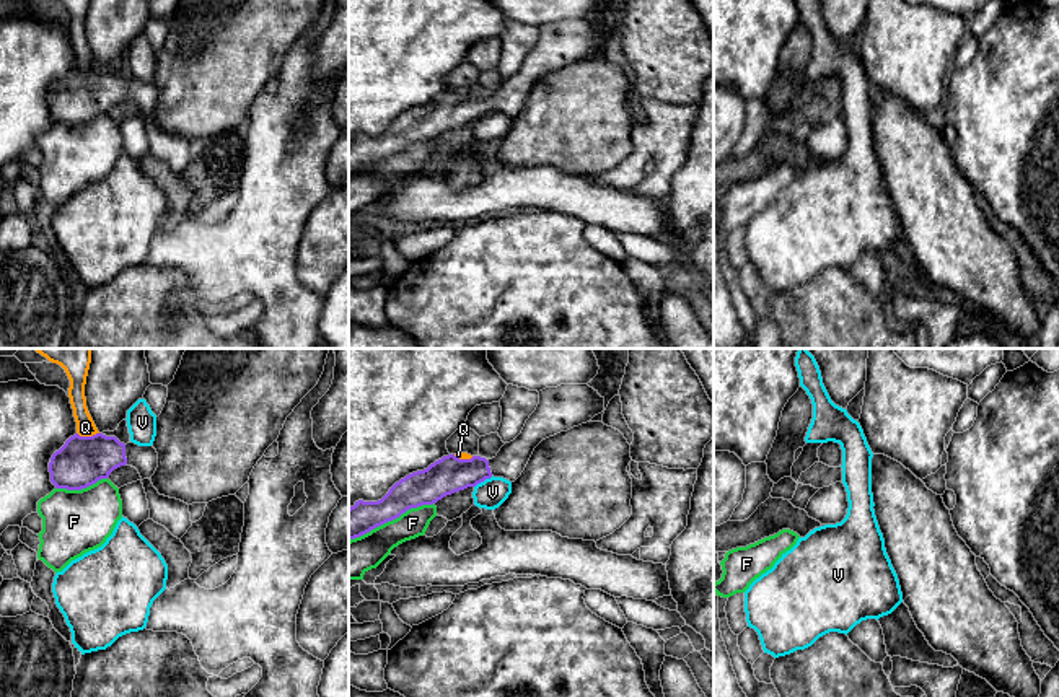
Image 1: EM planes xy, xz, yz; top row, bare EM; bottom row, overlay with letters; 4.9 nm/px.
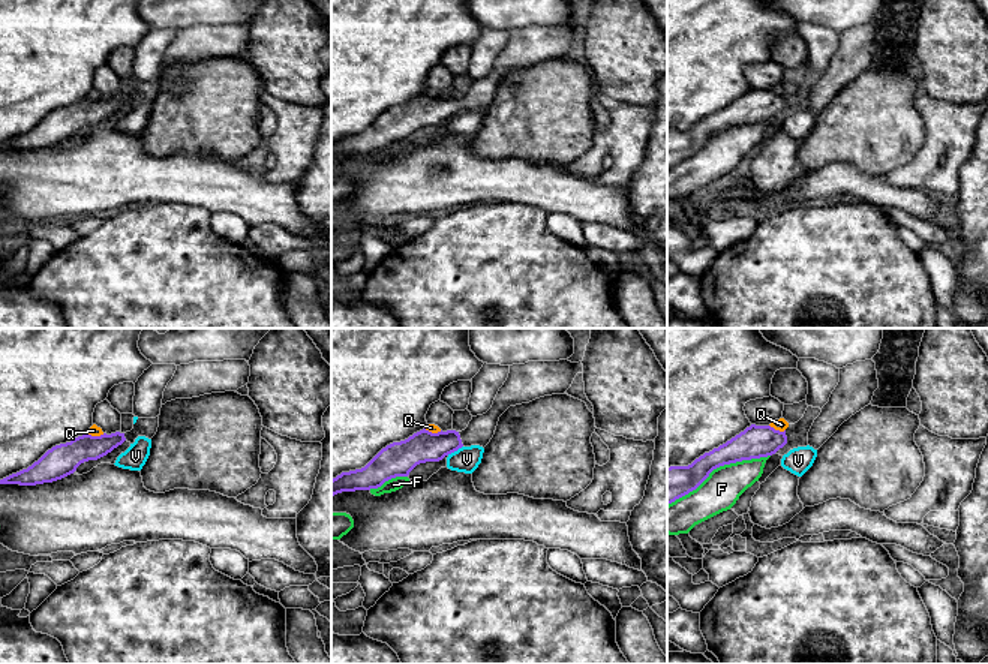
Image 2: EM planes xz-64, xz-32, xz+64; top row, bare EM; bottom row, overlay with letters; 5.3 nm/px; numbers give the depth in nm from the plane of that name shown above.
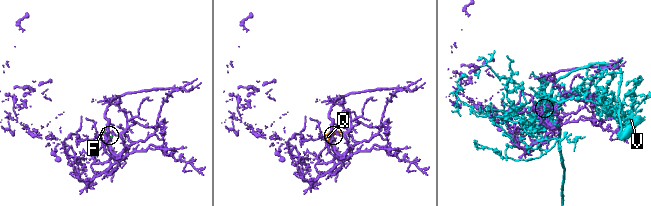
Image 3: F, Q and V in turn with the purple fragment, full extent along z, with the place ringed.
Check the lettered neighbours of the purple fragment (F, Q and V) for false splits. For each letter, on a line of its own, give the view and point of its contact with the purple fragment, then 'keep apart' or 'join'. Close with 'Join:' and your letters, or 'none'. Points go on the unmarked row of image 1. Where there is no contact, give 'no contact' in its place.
F: meets purple in xz at (391, 155); keep apart
Q: meets purple in xy at (88, 72); keep apart
V: meets purple in xz at (483, 116); keep apart
Join: none

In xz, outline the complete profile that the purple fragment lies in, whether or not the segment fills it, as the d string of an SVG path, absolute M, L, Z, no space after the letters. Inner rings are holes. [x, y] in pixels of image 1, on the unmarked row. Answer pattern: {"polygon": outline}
{"polygon": "M560 20L539 26L539 39L521 68L505 78L495 93L459 94L448 90L396 117L381 135L355 137L349 143L349 176L399 153L411 143L433 140L492 111L515 117L543 75L587 59L603 46L604 33L588 20Z"}

